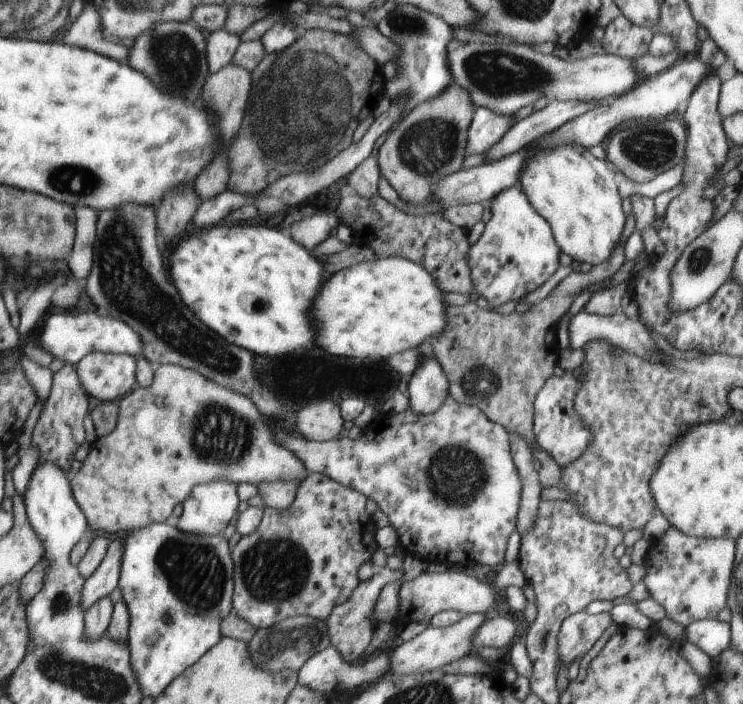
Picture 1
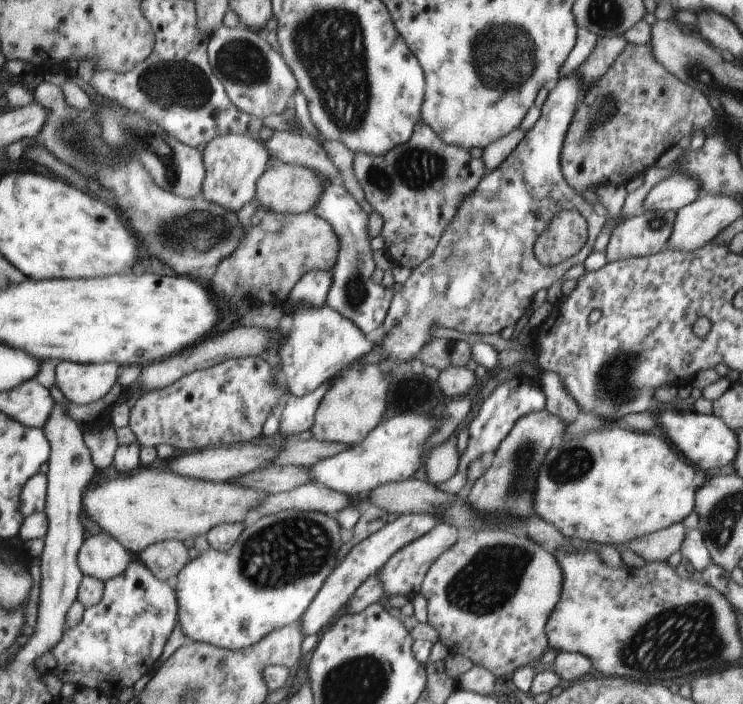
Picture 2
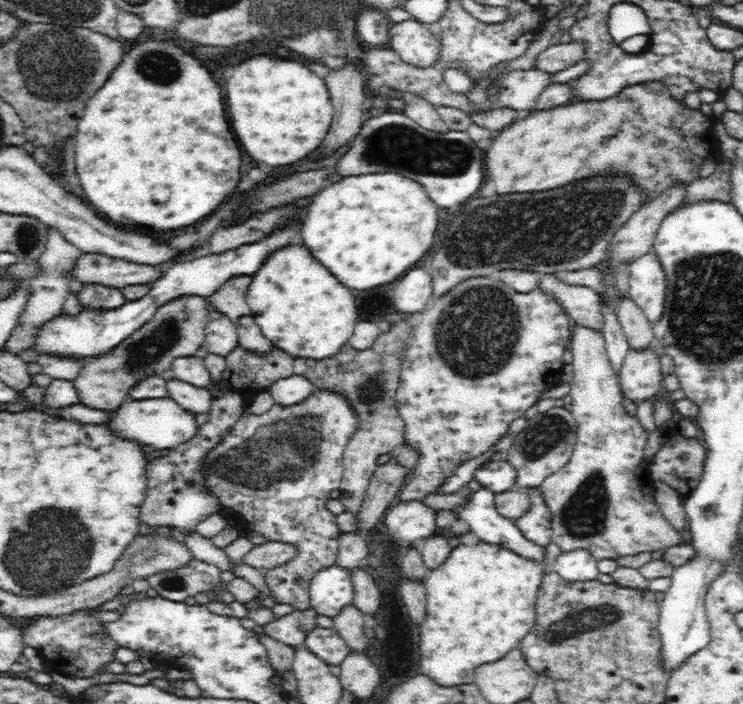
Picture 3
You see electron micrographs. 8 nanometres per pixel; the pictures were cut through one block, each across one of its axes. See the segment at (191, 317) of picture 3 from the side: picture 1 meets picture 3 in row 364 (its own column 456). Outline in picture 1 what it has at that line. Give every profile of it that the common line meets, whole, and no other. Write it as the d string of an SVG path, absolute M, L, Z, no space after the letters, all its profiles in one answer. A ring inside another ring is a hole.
M455 82L440 94L440 98L421 101L379 143L380 175L388 180L404 202L412 206L430 204L430 192L436 182L464 169L468 130L474 110L468 90L458 87Z

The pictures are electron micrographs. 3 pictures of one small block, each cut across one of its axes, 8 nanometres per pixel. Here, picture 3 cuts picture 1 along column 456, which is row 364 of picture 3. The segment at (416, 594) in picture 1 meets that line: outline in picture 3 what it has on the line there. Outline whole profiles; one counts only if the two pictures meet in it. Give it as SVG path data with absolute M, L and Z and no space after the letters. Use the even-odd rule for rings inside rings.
M572 323L570 348L574 376L569 393L572 396L569 411L577 424L577 437L570 460L558 472L546 477L538 487L551 514L551 542L559 546L562 553L574 549L587 550L597 560L664 550L685 542L685 536L670 525L654 500L648 462L644 458L648 433L638 417L630 415L622 405L619 378L609 362L602 331Z

